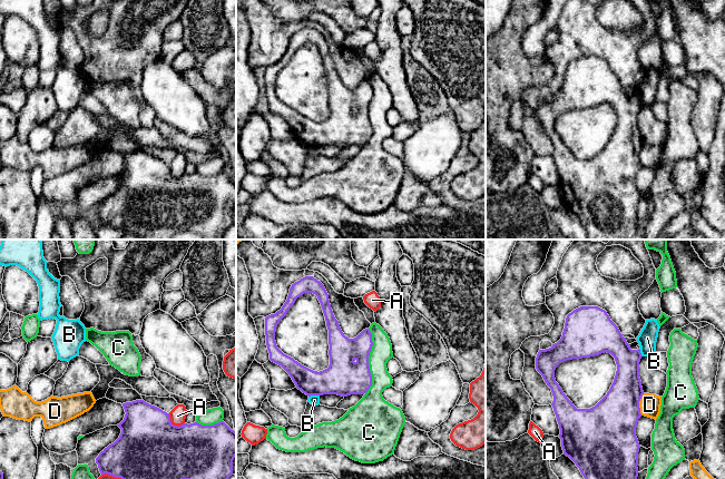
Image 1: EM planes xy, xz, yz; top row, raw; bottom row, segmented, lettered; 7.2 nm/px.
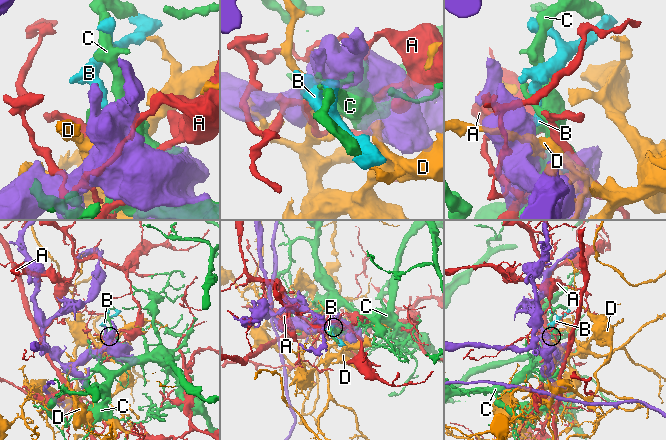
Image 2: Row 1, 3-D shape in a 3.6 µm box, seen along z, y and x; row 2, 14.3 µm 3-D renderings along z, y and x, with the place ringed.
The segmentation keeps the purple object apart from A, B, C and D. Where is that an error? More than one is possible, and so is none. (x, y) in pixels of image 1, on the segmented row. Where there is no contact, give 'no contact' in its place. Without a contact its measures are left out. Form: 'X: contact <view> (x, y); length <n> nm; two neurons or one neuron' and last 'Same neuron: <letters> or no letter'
A: contact xy (173, 424); length 140 nm; two neurons
B: contact xz (313, 394); length 80 nm; two neurons
C: contact xz (368, 361); length 480 nm; two neurons
D: contact yz (638, 404); length 160 nm; two neurons
Same neuron: no letter

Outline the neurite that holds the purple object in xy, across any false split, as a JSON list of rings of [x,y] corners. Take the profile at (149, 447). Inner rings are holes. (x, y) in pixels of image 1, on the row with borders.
[[[144,400],[123,403],[124,420],[117,424],[121,429],[119,438],[105,448],[96,458],[101,475],[121,479],[228,479],[233,475],[233,460],[236,457],[236,432],[224,421],[213,426],[197,422],[179,427],[170,422],[169,413]]]

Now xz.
[[[305,276],[292,284],[282,309],[265,317],[265,335],[270,360],[281,365],[290,374],[296,388],[308,397],[364,394],[372,385],[369,355],[373,342],[370,330],[363,330],[354,339],[345,336],[333,314],[324,285],[313,276]],[[304,293],[313,293],[317,296],[329,330],[330,365],[320,372],[313,371],[284,354],[275,341],[277,324],[296,299]]]

